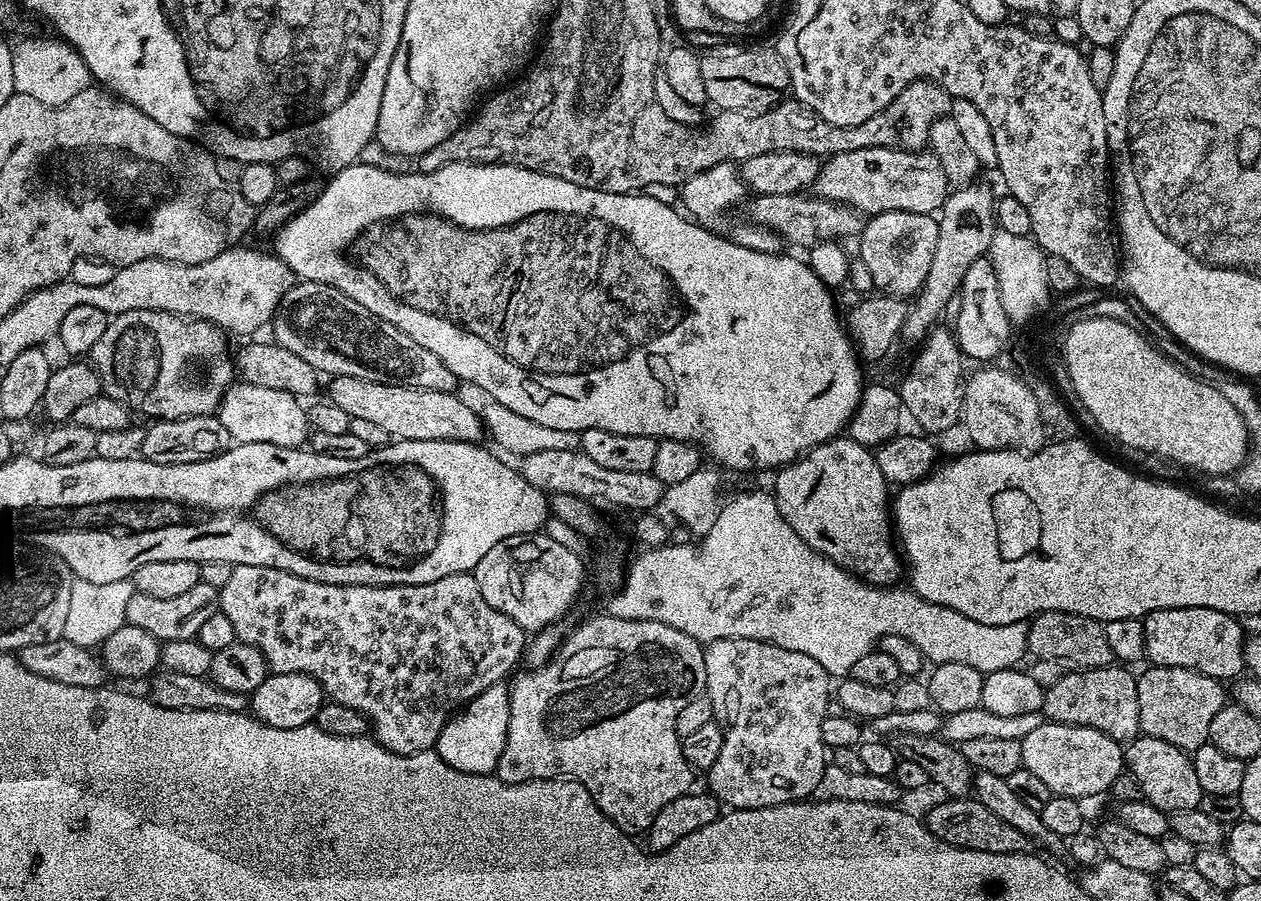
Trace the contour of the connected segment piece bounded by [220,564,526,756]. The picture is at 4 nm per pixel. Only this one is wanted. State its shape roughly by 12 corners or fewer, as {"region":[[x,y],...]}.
{"region":[[238,564],[237,641],[386,750],[522,660],[472,572],[331,584]]}

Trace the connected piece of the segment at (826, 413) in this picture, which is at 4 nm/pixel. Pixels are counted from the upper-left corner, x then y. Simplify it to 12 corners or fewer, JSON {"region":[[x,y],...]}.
{"region":[[350,164],[281,226],[554,430],[779,470],[866,379],[652,194]]}

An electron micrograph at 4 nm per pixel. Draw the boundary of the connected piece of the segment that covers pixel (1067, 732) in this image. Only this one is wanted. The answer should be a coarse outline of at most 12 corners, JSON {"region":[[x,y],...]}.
{"region":[[1045,722],[1019,741],[1022,766],[1053,796],[1107,793],[1121,741]]}

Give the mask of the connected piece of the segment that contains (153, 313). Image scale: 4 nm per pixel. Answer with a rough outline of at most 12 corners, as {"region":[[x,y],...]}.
{"region":[[158,309],[109,319],[103,395],[153,421],[211,416],[225,330]]}

